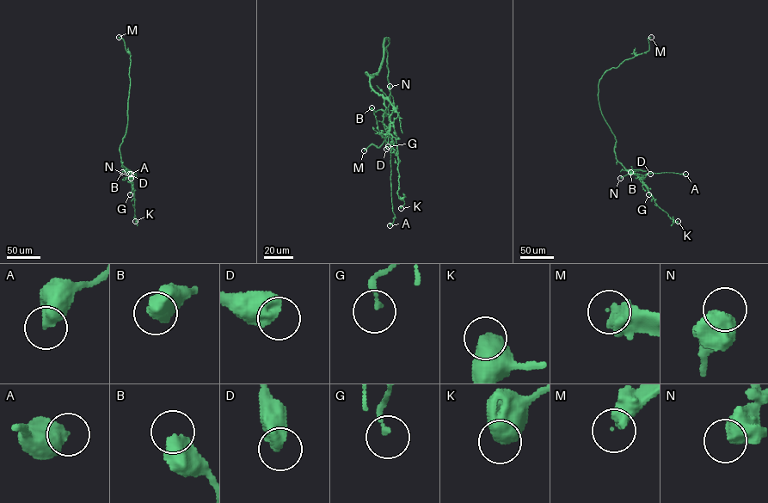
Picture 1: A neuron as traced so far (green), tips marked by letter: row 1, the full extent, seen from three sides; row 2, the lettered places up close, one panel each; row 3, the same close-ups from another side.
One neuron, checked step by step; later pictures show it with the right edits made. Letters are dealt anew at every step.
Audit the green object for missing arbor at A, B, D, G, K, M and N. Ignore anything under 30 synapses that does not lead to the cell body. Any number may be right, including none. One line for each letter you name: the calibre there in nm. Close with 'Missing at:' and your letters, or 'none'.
M: 400 nm thick
Missing at: M

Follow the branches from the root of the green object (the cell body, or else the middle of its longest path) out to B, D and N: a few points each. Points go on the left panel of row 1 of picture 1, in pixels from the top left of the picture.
B: (126, 130), (119, 151), (121, 162), (130, 171), (122, 172)
D: (126, 130), (119, 150), (121, 162), (132, 172), (131, 177), (126, 178), (129, 174)
N: (126, 130), (119, 151), (121, 162), (132, 173), (131, 178)

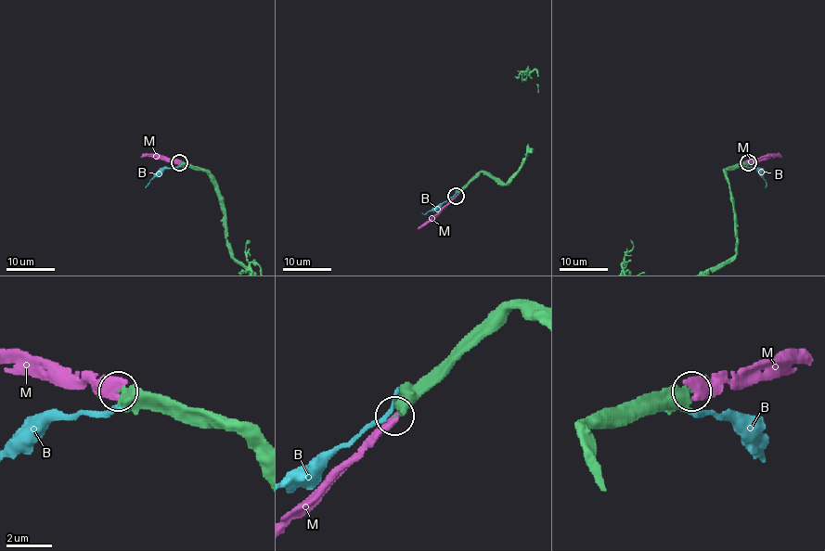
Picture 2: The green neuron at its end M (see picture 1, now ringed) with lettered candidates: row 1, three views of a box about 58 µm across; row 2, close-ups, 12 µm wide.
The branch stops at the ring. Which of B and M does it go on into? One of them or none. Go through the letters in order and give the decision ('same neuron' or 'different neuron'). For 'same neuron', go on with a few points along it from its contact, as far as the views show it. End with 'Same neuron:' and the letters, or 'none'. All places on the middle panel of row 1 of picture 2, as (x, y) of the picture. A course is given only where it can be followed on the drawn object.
B: different neuron
M: same neuron; course (457, 195), (417, 228)
Same neuron: M

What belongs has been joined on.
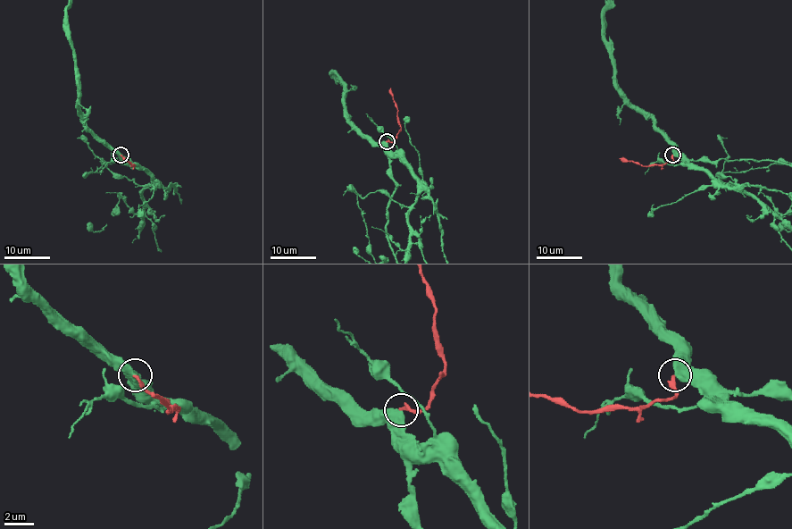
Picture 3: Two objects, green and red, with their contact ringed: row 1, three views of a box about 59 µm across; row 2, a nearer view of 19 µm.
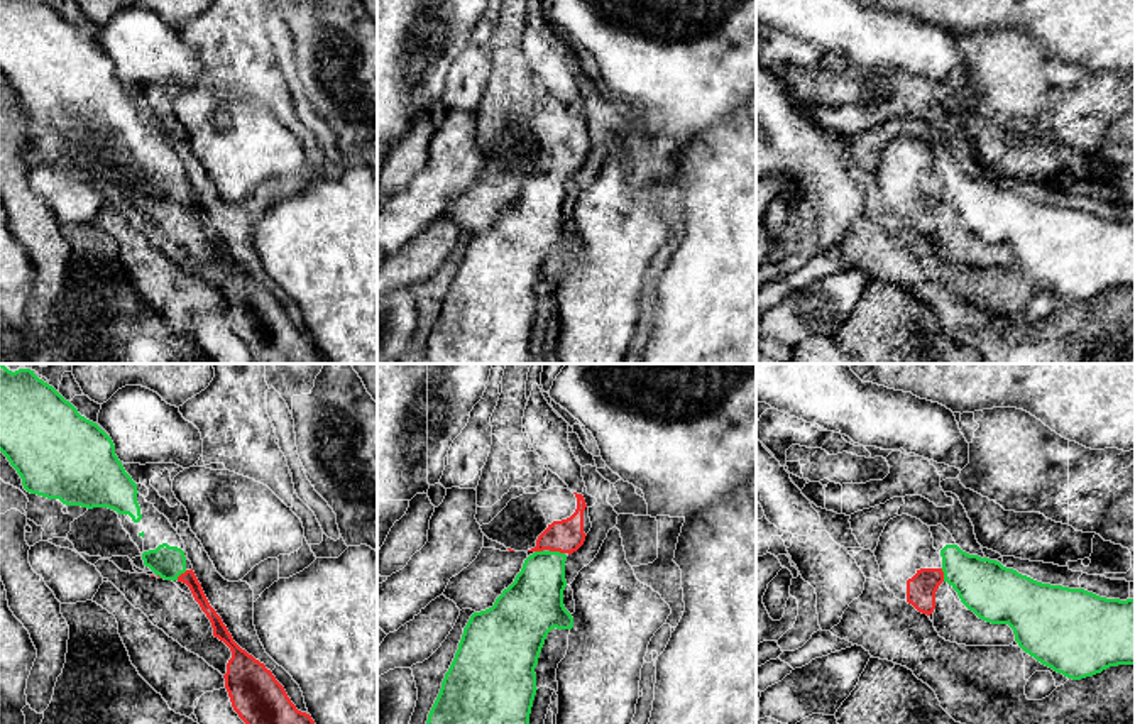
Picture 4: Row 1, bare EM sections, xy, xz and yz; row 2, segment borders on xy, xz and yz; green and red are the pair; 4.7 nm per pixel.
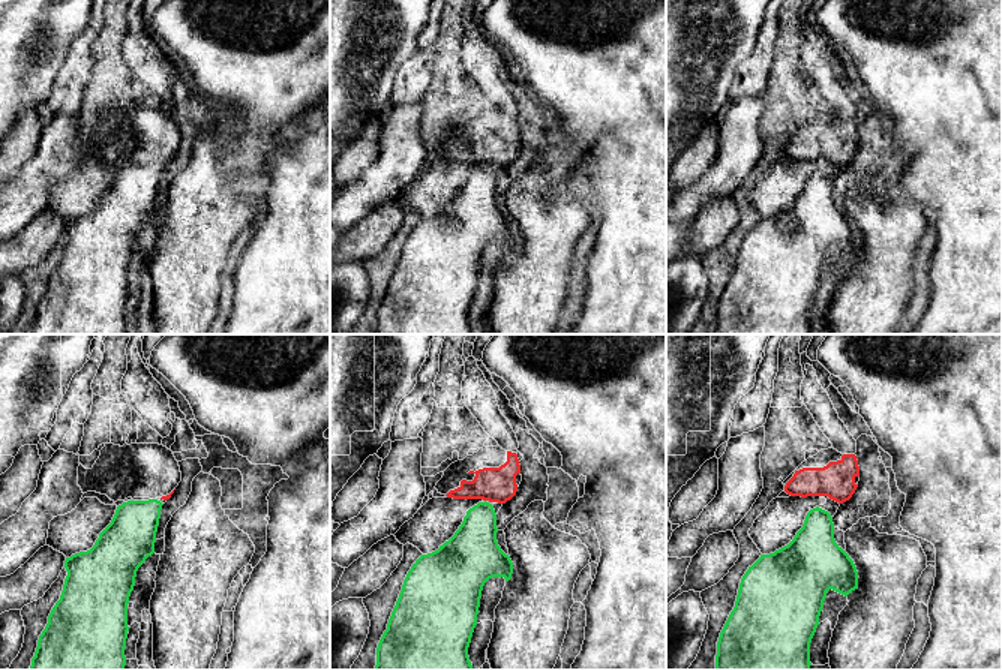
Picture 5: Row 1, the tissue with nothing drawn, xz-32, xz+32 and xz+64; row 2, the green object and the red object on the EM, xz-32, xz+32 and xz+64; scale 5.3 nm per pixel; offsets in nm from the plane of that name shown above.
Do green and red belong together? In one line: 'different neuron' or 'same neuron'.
different neuron

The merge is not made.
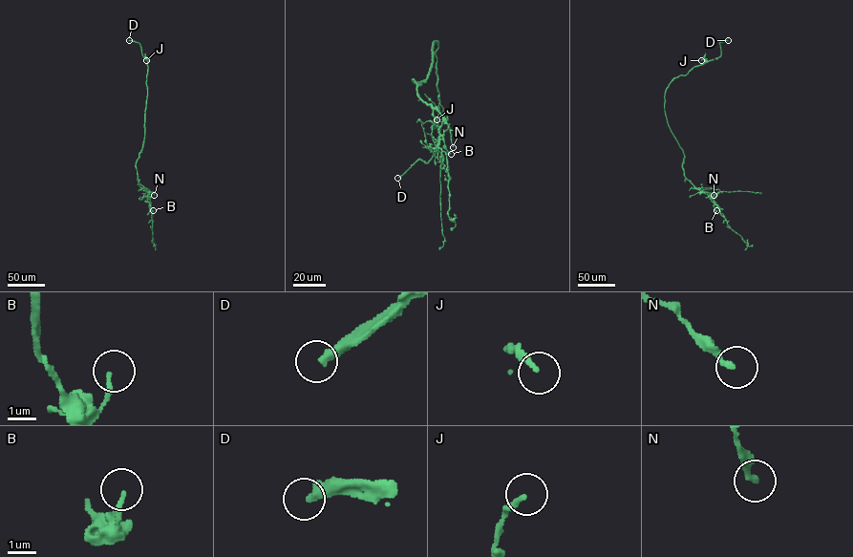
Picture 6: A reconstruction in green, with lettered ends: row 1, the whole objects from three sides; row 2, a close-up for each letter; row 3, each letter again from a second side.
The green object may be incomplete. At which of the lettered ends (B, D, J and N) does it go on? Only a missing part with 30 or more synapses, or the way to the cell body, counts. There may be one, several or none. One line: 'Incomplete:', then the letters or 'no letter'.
Incomplete: D

